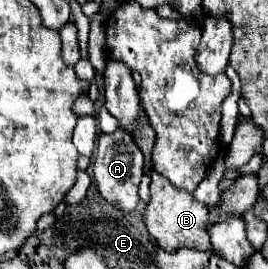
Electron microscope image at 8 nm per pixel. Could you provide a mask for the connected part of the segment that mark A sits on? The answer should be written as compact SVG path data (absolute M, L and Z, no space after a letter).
M118 129L110 135L100 135L98 147L96 147L96 159L94 159L94 177L98 183L98 191L108 199L110 205L118 207L120 211L128 213L134 211L138 205L138 183L142 177L142 167L144 167L144 155L132 135L124 129Z

